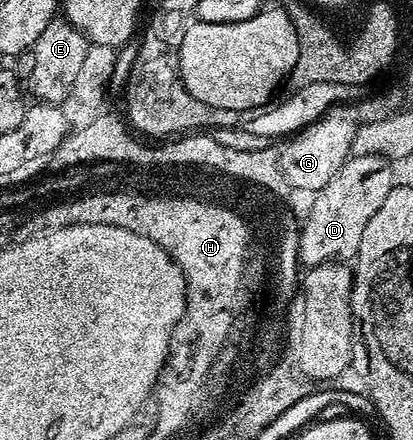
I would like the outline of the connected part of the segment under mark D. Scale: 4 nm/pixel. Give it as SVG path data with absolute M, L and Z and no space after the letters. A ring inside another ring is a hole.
M351 155L341 171L325 183L310 198L311 210L303 221L303 230L297 233L298 260L304 266L323 265L326 261L354 258L359 251L361 235L365 235L365 223L373 219L377 207L385 203L385 195L393 188L390 179L391 161L377 155L357 157Z

